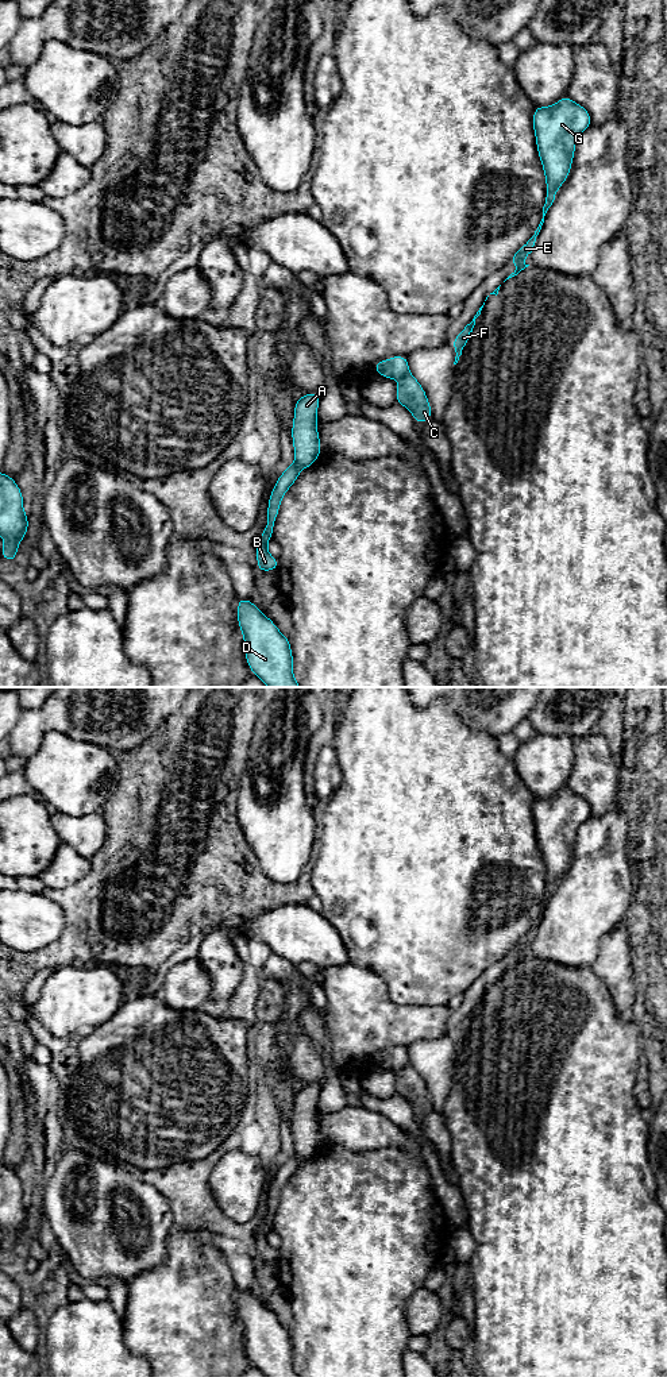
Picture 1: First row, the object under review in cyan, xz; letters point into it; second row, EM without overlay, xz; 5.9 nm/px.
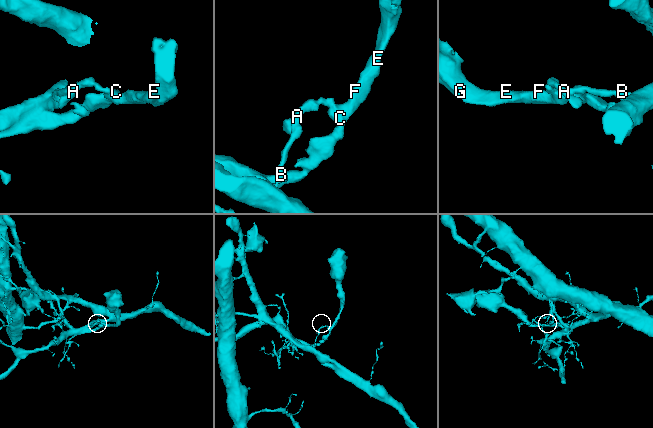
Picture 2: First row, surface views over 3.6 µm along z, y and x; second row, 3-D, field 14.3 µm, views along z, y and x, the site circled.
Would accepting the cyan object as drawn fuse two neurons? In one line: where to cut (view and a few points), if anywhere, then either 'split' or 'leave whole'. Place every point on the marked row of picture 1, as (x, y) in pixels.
cut in xz along (408, 371), (400, 378); split

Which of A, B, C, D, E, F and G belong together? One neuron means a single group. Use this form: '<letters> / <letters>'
A B D / C E F G

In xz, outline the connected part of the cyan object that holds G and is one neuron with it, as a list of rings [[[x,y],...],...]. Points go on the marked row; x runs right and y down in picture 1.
[[[564,94],[556,104],[551,107],[535,107],[532,117],[533,117],[533,132],[536,135],[537,153],[545,176],[547,197],[545,197],[545,204],[543,207],[543,219],[537,230],[535,231],[535,235],[525,244],[523,244],[509,259],[509,262],[516,265],[516,270],[506,279],[517,275],[521,270],[529,266],[524,263],[524,258],[532,252],[536,242],[536,236],[539,235],[541,225],[544,223],[544,216],[548,208],[552,205],[560,185],[570,176],[570,169],[575,153],[575,142],[578,136],[583,131],[586,131],[587,127],[591,126],[591,116],[587,112],[587,109],[574,103],[567,94]]]

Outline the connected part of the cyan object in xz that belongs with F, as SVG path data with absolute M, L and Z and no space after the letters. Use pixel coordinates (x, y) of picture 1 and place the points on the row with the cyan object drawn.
M483 305L479 308L479 310L477 312L477 315L474 316L473 321L470 324L467 324L462 331L460 333L451 342L455 352L456 352L456 356L455 356L455 362L454 364L458 363L459 360L459 356L462 355L462 351L466 346L466 343L469 342L470 336L471 336L471 332L473 332L473 328L475 325L475 319L481 315L481 310L482 310Z

